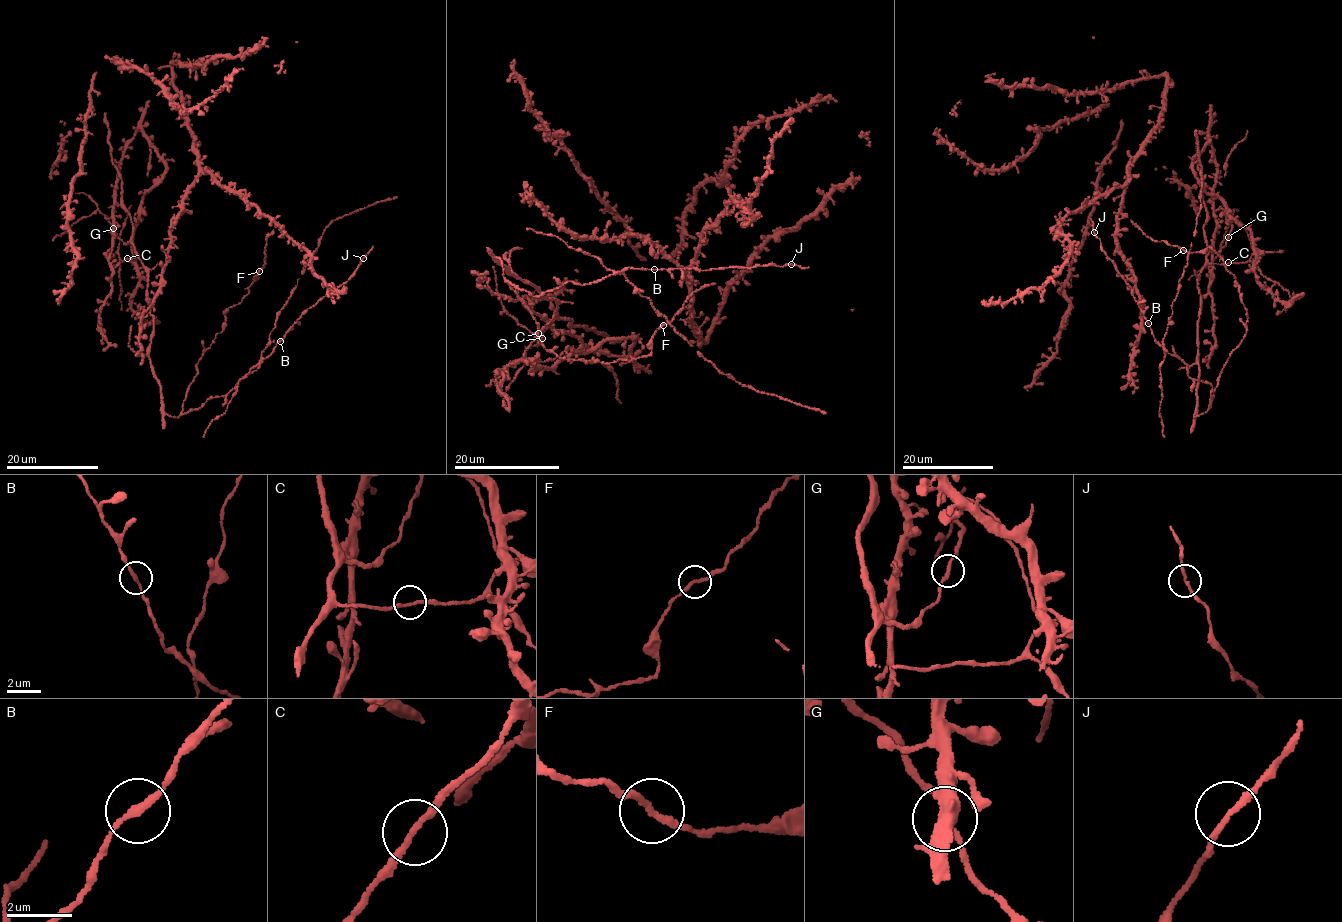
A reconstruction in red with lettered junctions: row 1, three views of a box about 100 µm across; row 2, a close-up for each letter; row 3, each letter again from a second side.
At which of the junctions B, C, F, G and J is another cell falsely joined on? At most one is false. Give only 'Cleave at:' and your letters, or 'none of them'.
Cleave at: none of them

